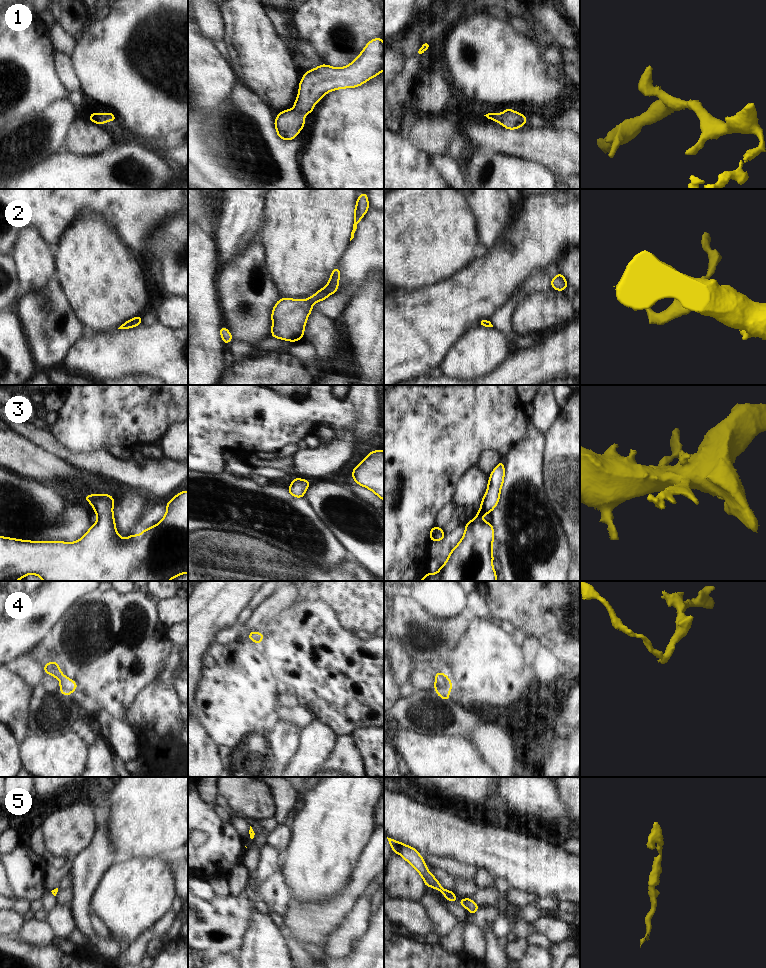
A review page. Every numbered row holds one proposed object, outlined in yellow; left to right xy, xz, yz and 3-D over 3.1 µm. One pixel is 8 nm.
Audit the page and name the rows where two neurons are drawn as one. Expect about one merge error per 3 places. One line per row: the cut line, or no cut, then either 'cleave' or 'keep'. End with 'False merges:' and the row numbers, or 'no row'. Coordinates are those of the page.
1: no cut; keep
2: no cut; keep
3: no cut; keep
4: no cut; keep
5: no cut; keep
False merges: no row

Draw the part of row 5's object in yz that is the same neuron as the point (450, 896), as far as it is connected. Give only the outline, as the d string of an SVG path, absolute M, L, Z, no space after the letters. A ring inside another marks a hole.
M388 837L387 839L392 847L393 853L400 854L417 870L417 872L422 876L426 887L431 886L440 891L449 902L455 902L457 900L455 893L443 889L438 880L428 871L426 863L415 848L409 847L404 843L397 842Z

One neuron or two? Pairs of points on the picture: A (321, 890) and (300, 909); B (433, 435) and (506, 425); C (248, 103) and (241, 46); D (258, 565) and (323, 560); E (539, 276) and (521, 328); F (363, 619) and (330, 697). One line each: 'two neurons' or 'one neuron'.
A: two neurons
B: one neuron
C: two neurons
D: two neurons
E: two neurons
F: two neurons

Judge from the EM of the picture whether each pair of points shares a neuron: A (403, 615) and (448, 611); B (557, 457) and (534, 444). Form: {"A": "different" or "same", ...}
{"A": "different", "B": "different"}

